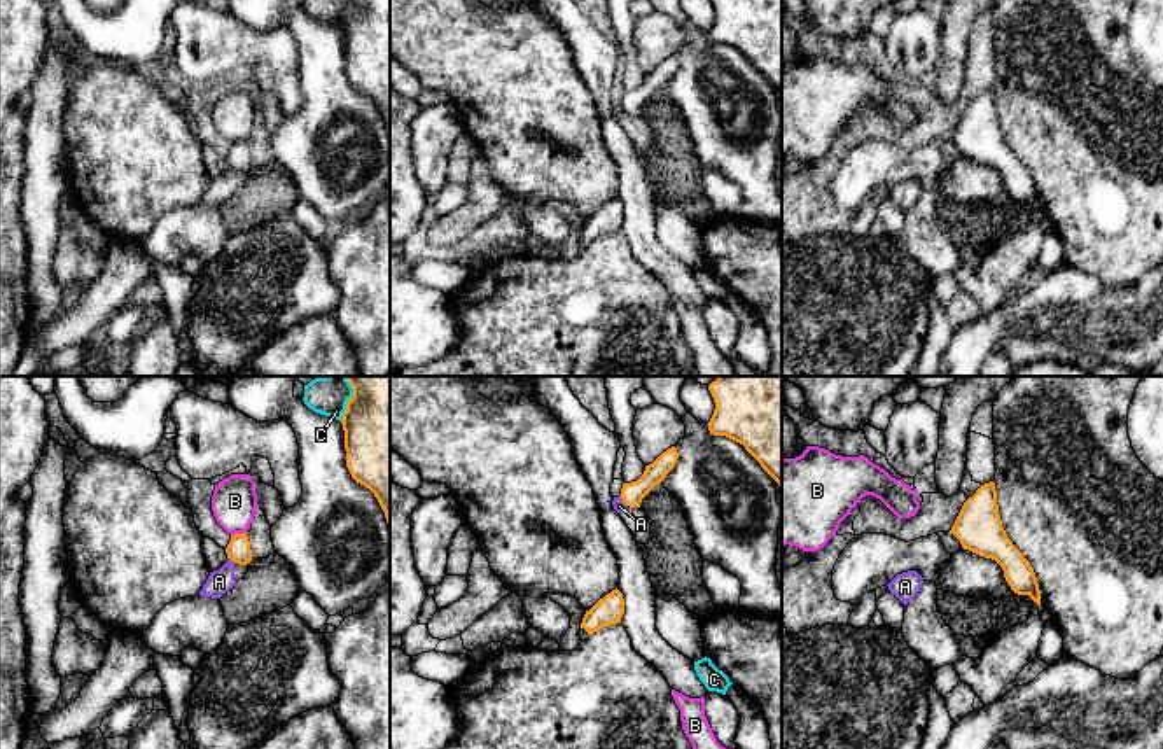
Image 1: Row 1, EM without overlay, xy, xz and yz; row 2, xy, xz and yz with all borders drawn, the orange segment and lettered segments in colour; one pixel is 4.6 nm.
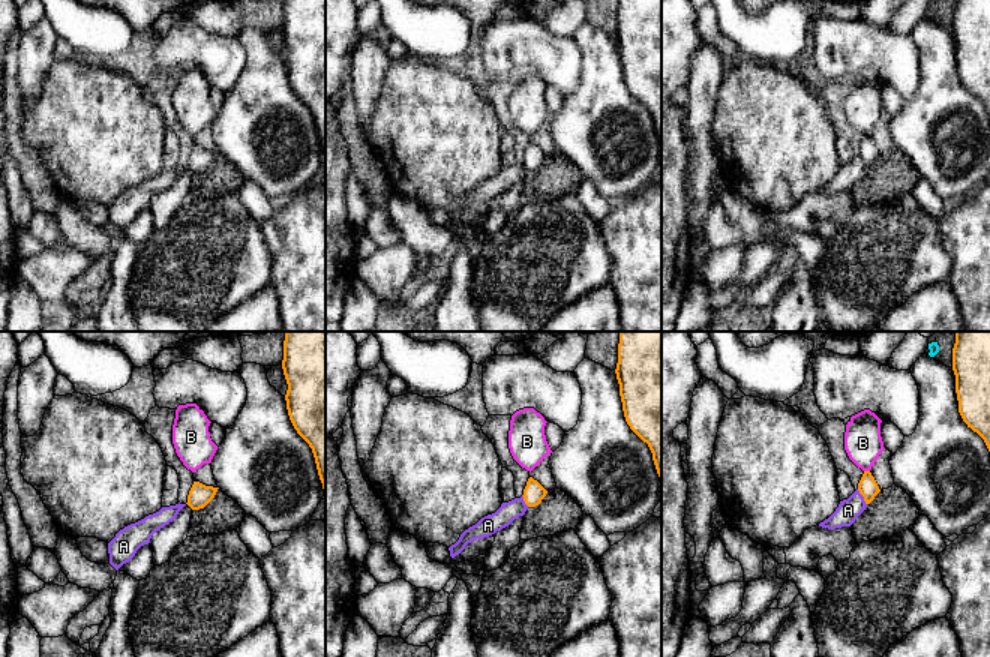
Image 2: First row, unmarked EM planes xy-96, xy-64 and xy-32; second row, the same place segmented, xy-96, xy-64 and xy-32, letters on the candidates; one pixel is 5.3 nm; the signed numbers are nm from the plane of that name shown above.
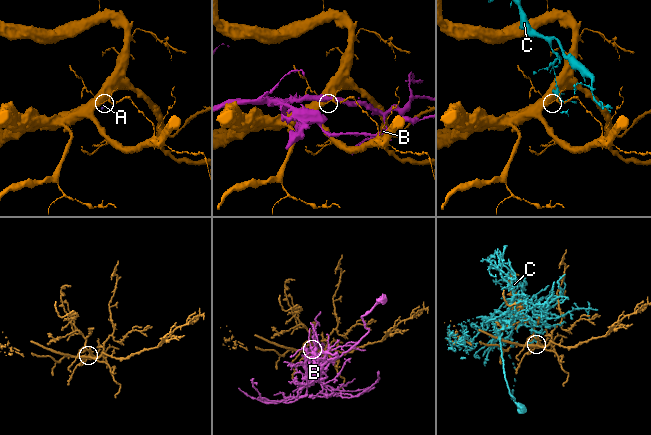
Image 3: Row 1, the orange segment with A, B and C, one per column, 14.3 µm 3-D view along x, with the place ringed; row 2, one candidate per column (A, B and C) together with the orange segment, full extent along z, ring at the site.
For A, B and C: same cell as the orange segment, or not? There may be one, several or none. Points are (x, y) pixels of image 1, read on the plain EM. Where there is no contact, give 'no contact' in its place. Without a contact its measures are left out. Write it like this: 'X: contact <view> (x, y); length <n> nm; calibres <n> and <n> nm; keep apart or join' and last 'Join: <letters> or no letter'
A: contact xy (233, 168); length 40 nm; calibres 110 and 110 nm; keep apart
B: contact xy (238, 142); length 80 nm; calibres 110 and 200 nm; keep apart
C: contact xy (347, 14); length 150 nm; calibres 420 and 120 nm; keep apart
Join: no letter

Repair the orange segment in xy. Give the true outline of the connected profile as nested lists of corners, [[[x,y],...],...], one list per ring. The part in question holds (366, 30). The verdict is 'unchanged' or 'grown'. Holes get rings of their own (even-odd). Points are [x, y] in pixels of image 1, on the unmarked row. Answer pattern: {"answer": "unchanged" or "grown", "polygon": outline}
{"answer": "unchanged", "polygon": [[[353,0],[341,32],[346,75],[374,102],[390,136],[390,0]]]}

